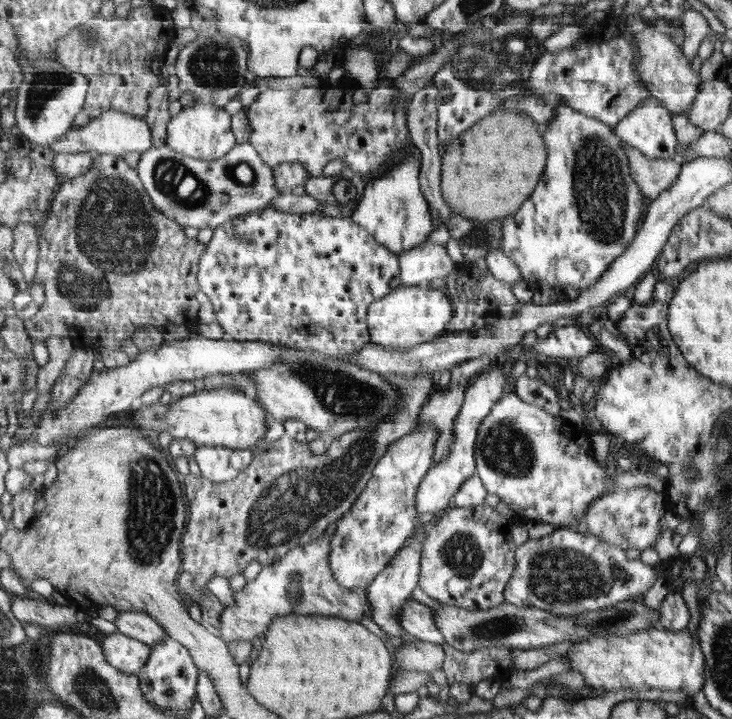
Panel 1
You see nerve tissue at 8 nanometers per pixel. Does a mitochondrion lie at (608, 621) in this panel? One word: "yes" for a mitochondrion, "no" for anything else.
yes

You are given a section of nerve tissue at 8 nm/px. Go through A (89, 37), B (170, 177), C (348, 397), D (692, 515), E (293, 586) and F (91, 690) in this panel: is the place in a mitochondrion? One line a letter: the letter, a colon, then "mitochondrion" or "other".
A: mitochondrion
B: mitochondrion
C: mitochondrion
D: other
E: mitochondrion
F: mitochondrion

